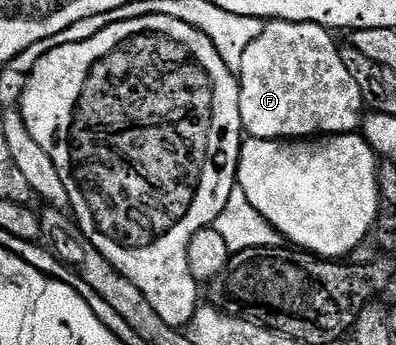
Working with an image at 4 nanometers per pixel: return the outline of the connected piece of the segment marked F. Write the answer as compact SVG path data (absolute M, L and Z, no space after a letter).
M271 20L266 29L244 50L244 62L240 62L240 70L237 72L238 89L240 90L240 118L242 127L247 137L255 140L292 140L295 138L321 138L323 136L340 136L343 134L354 134L359 131L364 119L364 101L360 94L360 86L356 86L352 74L348 74L344 67L342 48L333 40L331 29L321 28L318 24L297 24L291 20Z

